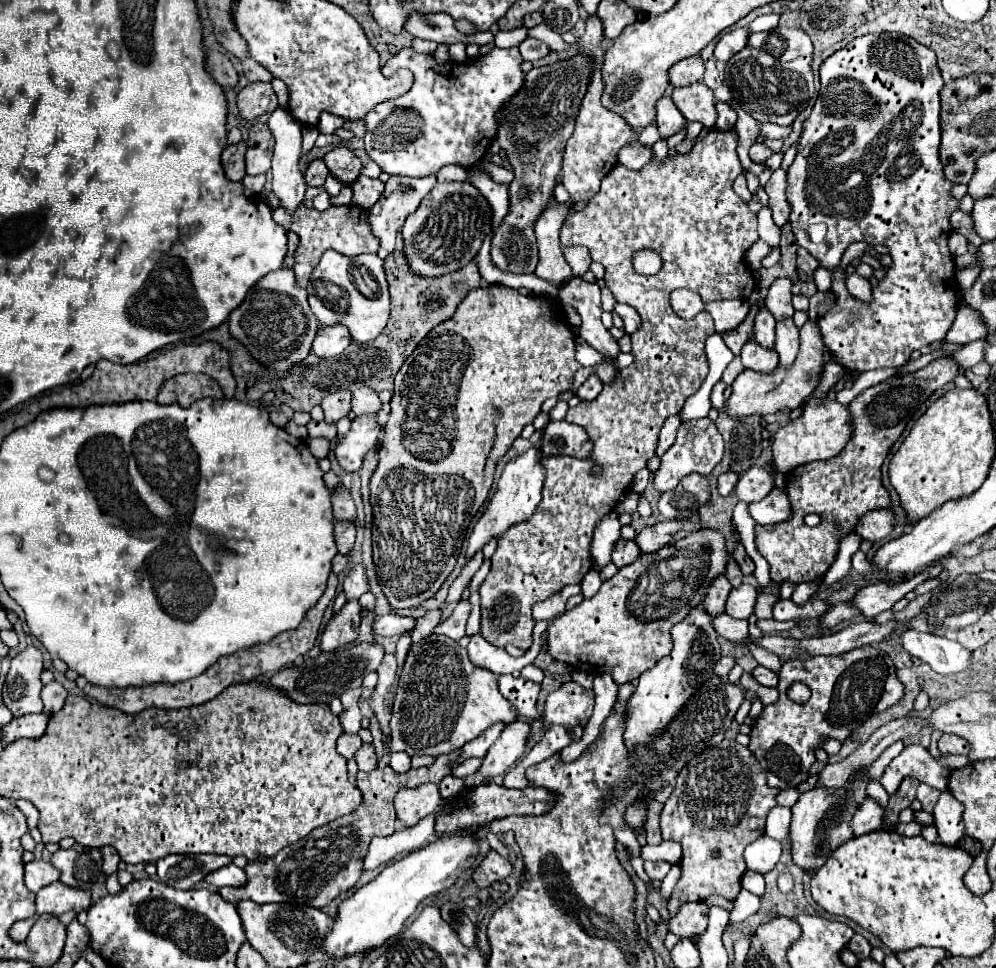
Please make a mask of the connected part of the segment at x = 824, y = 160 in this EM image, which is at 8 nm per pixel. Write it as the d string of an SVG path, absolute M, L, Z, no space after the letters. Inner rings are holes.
M900 32L866 34L866 36L854 38L848 46L834 52L832 56L828 56L822 62L820 82L822 82L822 88L820 88L818 100L816 100L810 116L804 120L804 132L798 140L796 160L792 162L792 166L788 168L788 174L786 174L786 178L788 178L786 194L788 194L788 204L792 206L788 222L790 222L792 232L796 236L796 244L806 248L820 262L822 268L832 272L832 292L836 294L836 300L834 300L834 306L822 318L818 318L818 326L820 326L822 342L828 346L828 350L836 358L836 364L840 364L846 372L898 368L910 360L910 354L914 350L920 350L922 346L944 340L954 318L956 318L956 310L958 310L958 286L956 286L956 276L954 276L954 256L948 250L948 238L952 234L950 216L954 210L960 208L960 202L952 196L954 184L948 182L948 178L944 178L944 168L942 168L940 158L938 158L938 148L940 148L940 96L938 96L938 92L944 86L944 82L942 82L940 70L936 66L934 52L930 48L918 44L916 40L908 38L908 36L902 36ZM852 242L866 242L870 246L882 244L890 250L892 264L886 268L886 276L882 280L878 280L878 284L872 288L872 302L862 302L846 290L846 270L840 268L840 258Z

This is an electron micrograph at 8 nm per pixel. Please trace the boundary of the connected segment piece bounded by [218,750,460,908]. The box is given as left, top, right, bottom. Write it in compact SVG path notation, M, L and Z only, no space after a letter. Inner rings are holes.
M460 750L438 756L436 762L428 768L410 768L406 774L394 772L390 766L378 766L372 772L358 772L356 786L362 792L362 804L356 812L336 818L322 828L316 828L308 834L308 838L298 840L296 844L280 850L274 858L266 862L248 862L244 872L248 882L244 886L226 886L220 888L220 896L226 902L242 902L252 900L256 904L272 904L272 902L300 902L314 908L322 908L330 904L336 896L350 890L360 874L362 874L362 858L368 850L368 844L374 836L388 836L394 834L396 814L392 814L392 802L396 792L402 788L414 788L424 782L440 782L444 776L450 774L450 762L456 760ZM276 860L276 862L274 862Z

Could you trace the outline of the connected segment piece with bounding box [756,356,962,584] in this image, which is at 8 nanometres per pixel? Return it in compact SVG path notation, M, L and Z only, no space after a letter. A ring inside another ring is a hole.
M944 356L938 360L932 360L926 368L914 372L914 374L906 374L900 378L890 378L884 380L864 392L860 392L848 406L852 418L854 418L854 434L852 440L846 444L846 448L834 456L832 460L818 460L818 462L808 462L798 466L792 476L786 476L786 494L792 500L792 518L780 526L756 526L756 548L758 552L768 560L770 564L770 578L772 582L784 582L784 580L792 580L794 584L800 582L810 582L816 580L818 576L824 576L824 572L830 568L830 564L836 558L838 552L838 542L840 538L844 538L846 534L850 534L858 522L858 518L862 514L866 514L868 510L876 510L876 508L888 508L890 504L890 496L886 492L886 488L882 486L882 474L880 474L880 466L884 462L884 458L888 456L892 444L902 436L906 424L912 420L912 416L916 414L916 410L940 388L944 388L946 384L954 382L956 376L960 374L960 366L954 358ZM808 514L818 514L820 516L820 524L810 528L804 524L804 516Z

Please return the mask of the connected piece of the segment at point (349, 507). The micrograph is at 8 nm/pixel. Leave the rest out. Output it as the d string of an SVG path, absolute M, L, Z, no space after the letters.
M340 488L338 494L332 496L332 508L334 508L334 518L336 520L350 520L350 522L354 522L354 518L356 518L356 504L354 504L352 496L344 488Z

